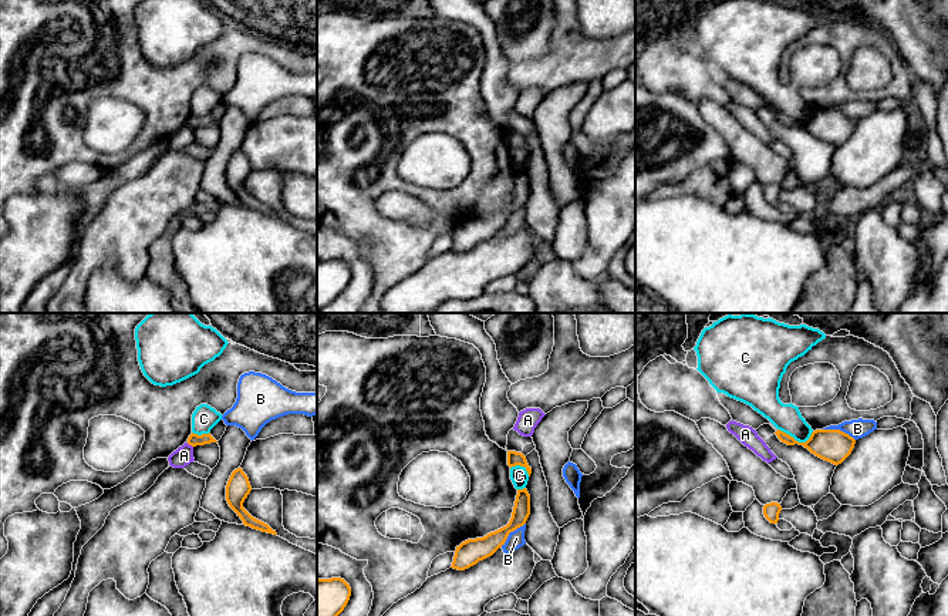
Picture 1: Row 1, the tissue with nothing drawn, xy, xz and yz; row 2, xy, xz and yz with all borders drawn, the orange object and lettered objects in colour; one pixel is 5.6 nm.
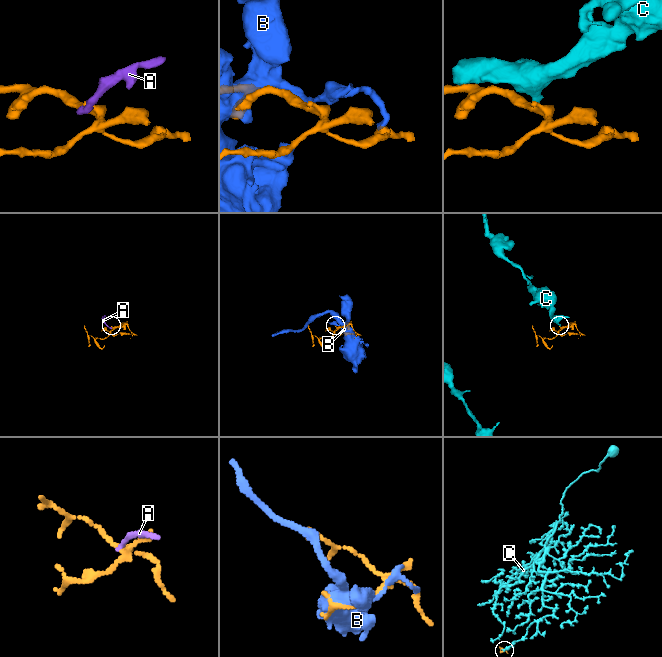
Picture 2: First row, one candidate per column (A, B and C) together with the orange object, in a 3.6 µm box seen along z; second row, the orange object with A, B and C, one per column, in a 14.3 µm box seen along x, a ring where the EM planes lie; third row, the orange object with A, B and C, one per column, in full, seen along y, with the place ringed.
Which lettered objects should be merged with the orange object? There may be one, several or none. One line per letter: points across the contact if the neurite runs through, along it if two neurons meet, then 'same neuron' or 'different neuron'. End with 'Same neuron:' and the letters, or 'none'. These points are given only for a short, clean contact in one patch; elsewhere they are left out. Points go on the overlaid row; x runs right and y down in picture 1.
A: border xy (186, 443), (192, 447); different neuron
B: different neuron
C: border yz (778, 428), (799, 441), (805, 441), (813, 431); different neuron
Same neuron: none

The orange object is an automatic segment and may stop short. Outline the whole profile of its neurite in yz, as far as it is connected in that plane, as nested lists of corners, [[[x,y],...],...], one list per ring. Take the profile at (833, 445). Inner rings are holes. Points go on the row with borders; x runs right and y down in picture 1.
[[[777,430],[777,438],[787,445],[803,445],[816,457],[834,465],[841,464],[853,451],[856,440],[840,430],[816,430],[806,442],[799,442],[789,434]]]

